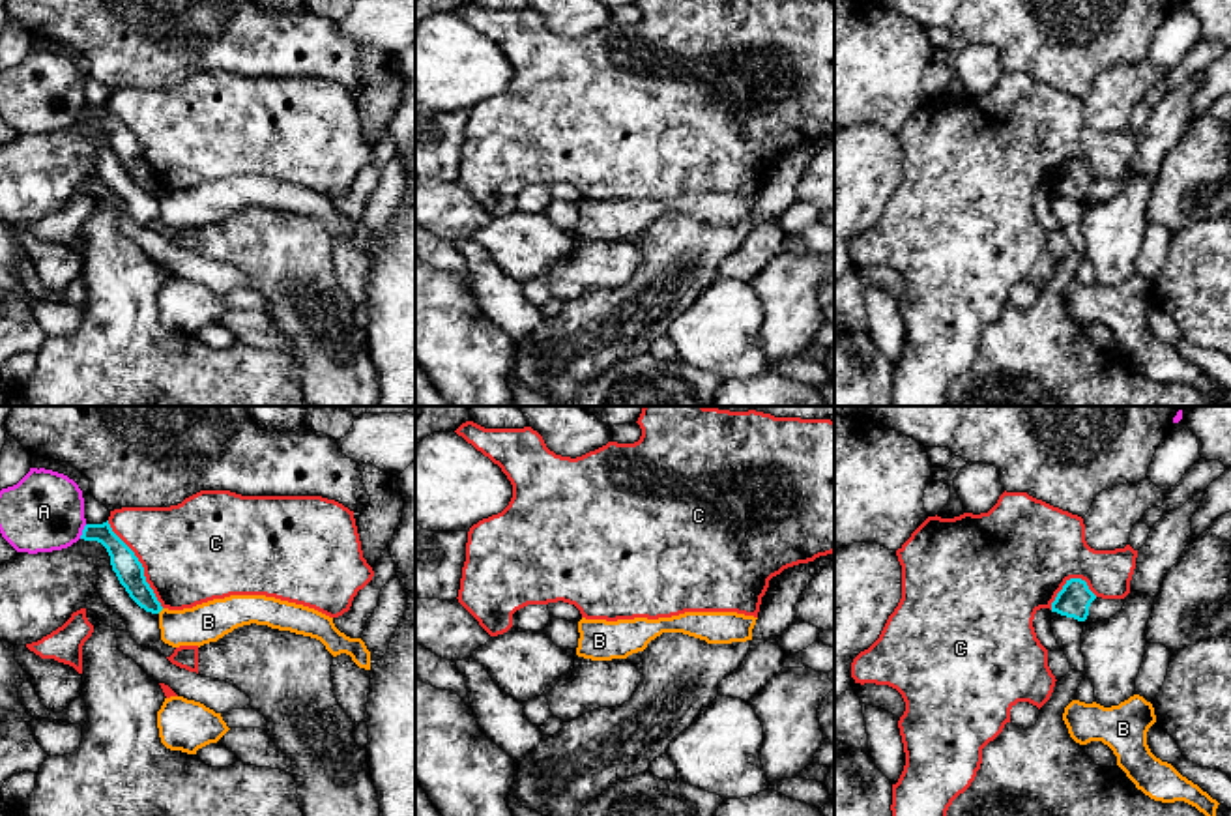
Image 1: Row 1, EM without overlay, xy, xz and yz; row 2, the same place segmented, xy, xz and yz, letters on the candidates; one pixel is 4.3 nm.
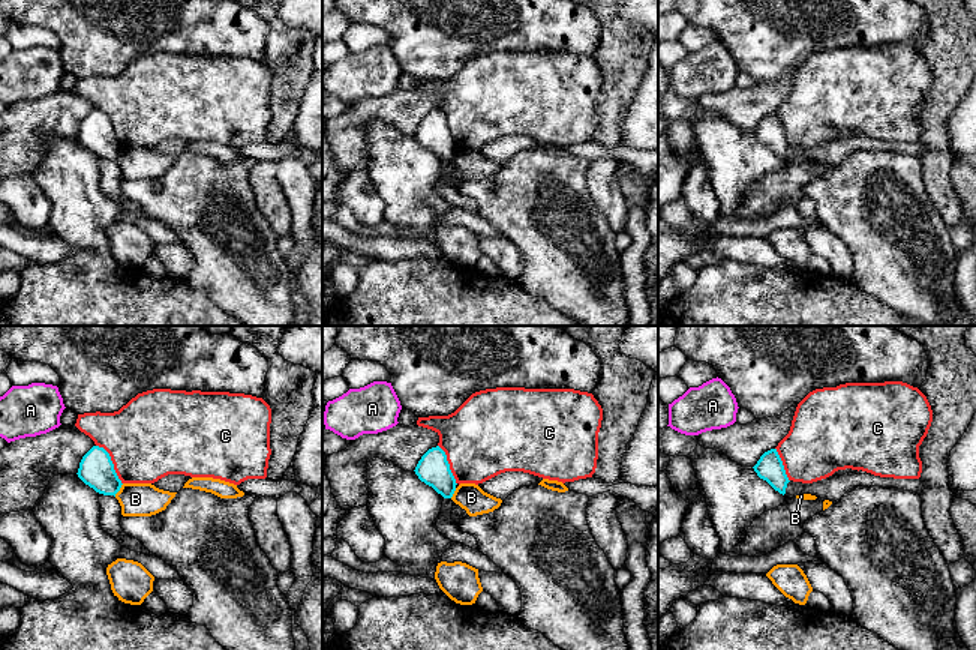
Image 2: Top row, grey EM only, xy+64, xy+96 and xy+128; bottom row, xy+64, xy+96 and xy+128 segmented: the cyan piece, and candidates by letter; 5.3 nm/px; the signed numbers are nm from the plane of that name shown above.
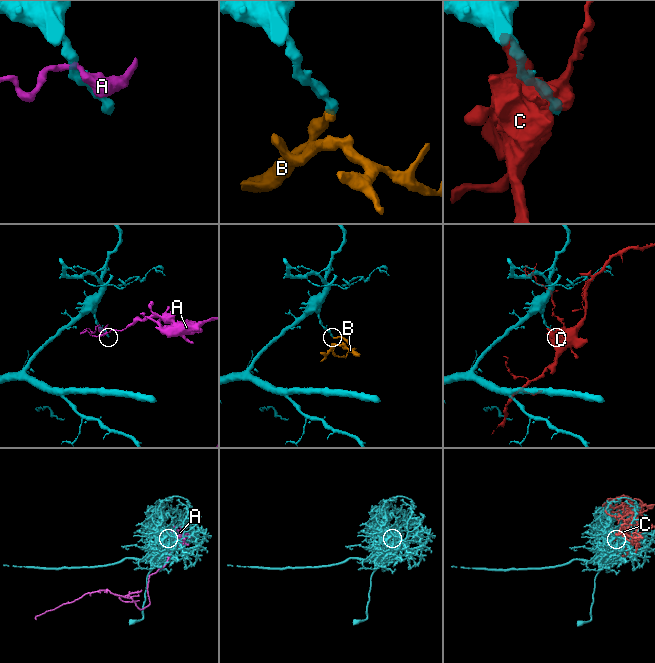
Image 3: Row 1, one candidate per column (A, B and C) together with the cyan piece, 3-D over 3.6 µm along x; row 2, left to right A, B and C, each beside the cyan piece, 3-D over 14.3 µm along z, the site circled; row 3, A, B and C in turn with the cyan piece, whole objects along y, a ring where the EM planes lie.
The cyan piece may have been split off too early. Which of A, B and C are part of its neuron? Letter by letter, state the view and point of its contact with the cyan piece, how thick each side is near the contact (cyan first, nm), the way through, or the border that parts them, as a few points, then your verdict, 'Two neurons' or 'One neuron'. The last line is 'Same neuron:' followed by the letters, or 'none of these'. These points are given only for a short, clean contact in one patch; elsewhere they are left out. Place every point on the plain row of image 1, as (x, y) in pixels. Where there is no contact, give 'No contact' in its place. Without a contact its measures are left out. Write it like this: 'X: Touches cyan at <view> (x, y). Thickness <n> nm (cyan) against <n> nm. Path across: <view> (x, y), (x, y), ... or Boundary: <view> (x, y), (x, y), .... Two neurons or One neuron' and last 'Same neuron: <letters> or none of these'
A: Touches cyan at xy (83, 113). Thickness 120 nm (cyan) against 340 nm. Two neurons
B: Touches cyan at xy (159, 191). Thickness 120 nm (cyan) against 170 nm. Boundary: xy (163, 189), (158, 193). Two neurons
C: Touches cyan at xy (141, 145). Thickness 120 nm (cyan) against 440 nm. Two neurons
Same neuron: none of these

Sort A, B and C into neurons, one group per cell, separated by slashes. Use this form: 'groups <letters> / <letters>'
groups A / B / C

